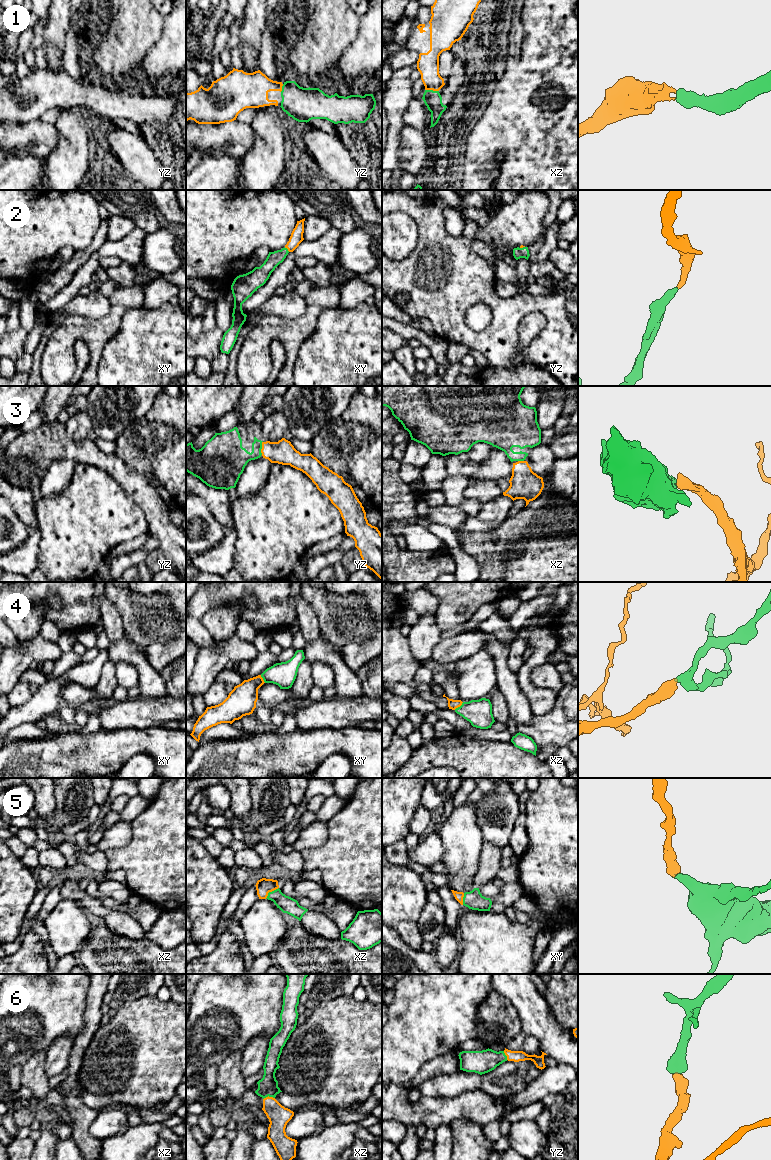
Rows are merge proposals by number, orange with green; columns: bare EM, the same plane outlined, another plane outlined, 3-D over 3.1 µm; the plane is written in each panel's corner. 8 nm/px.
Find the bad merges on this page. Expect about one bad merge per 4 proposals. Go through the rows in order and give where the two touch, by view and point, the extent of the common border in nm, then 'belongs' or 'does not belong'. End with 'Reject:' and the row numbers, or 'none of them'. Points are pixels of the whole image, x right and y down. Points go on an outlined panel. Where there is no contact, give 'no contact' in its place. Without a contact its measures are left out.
1: meets orange in xz at (432, 89); contact 110 nm long; belongs
2: meets orange in xy at (287, 248); contact 60 nm long; belongs
3: meets orange in yz at (262, 448); contact 110 nm long; belongs
4: meets orange in xz at (458, 706); contact 100 nm long; belongs
5: meets orange in xz at (270, 891); contact 140 nm long; belongs
6: meets orange in xz at (268, 1096); contact 100 nm long; belongs
Reject: none of them

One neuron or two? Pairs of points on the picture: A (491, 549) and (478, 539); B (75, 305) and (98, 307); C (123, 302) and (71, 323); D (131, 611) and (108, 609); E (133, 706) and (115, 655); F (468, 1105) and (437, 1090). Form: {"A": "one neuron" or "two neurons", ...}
{"A": "one neuron", "B": "one neuron", "C": "one neuron", "D": "two neurons", "E": "two neurons", "F": "two neurons"}

